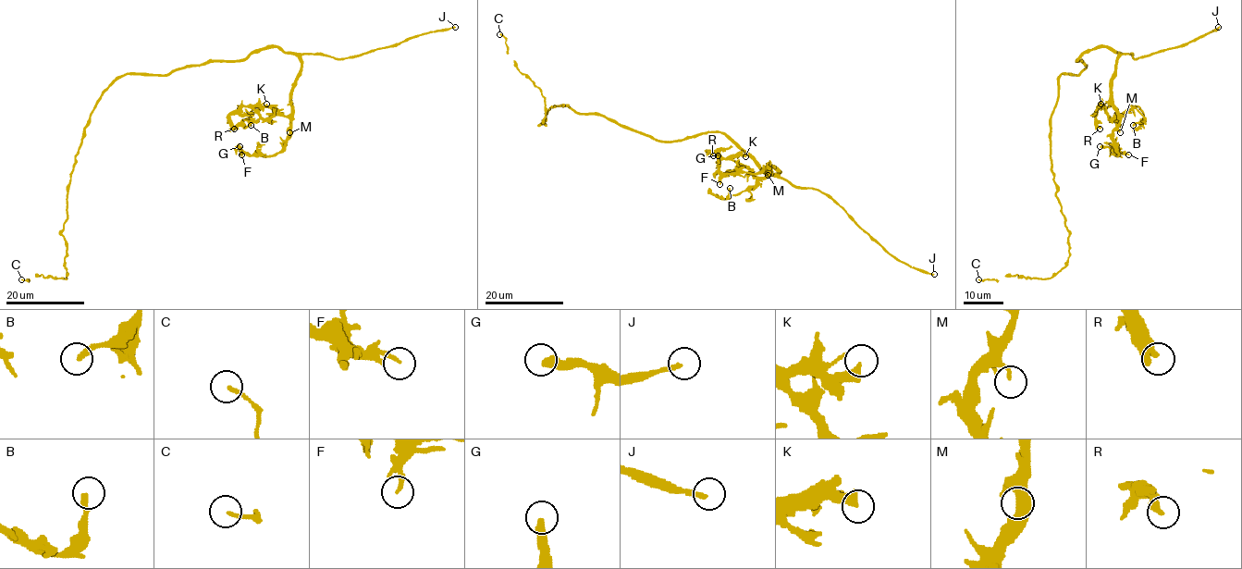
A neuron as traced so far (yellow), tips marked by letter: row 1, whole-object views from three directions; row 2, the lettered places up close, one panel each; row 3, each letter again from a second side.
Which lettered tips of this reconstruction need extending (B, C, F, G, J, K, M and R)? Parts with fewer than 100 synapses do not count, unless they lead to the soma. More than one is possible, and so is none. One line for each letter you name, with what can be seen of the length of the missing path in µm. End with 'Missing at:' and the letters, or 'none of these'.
J: Missing length about 110 µm
Missing at: J

